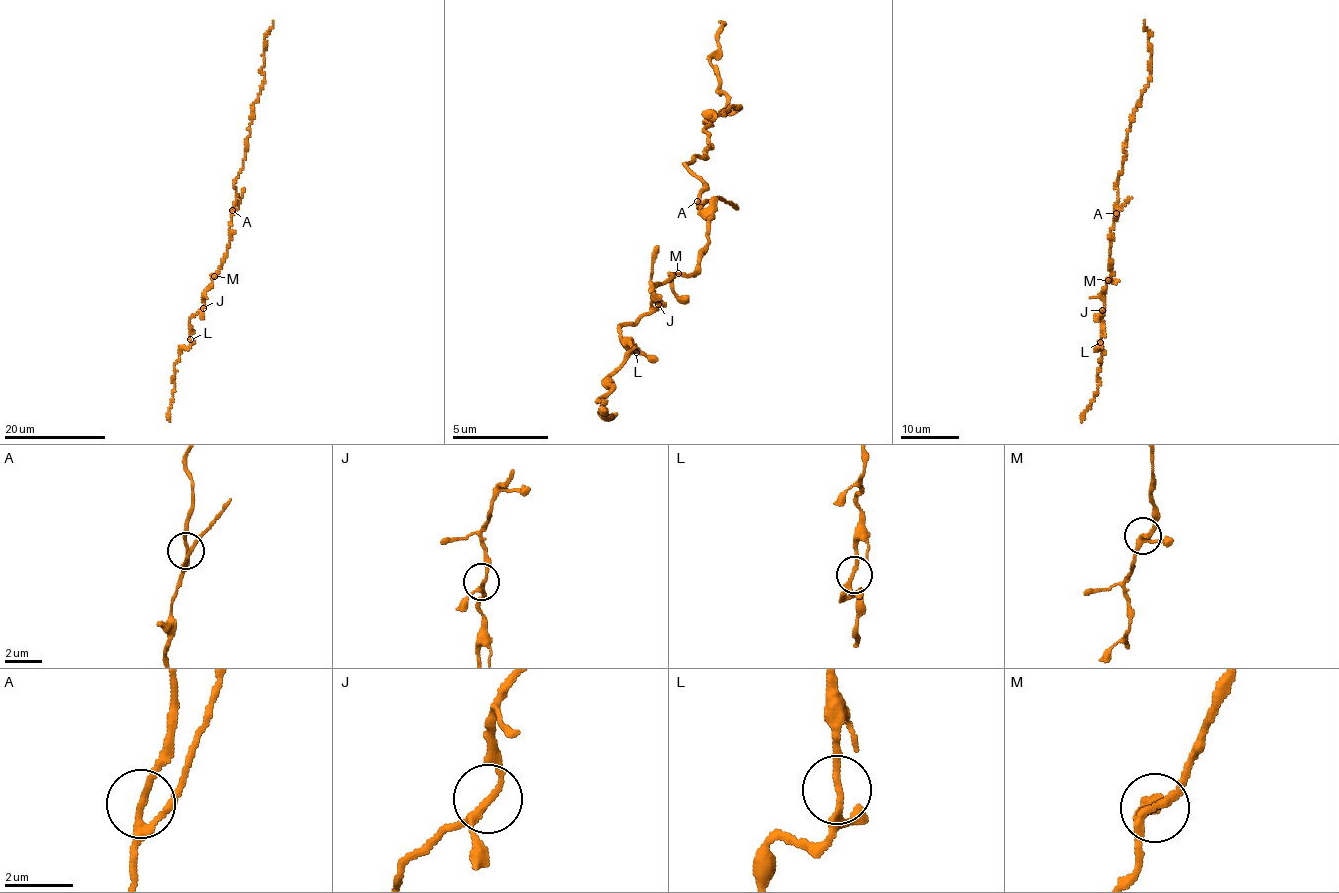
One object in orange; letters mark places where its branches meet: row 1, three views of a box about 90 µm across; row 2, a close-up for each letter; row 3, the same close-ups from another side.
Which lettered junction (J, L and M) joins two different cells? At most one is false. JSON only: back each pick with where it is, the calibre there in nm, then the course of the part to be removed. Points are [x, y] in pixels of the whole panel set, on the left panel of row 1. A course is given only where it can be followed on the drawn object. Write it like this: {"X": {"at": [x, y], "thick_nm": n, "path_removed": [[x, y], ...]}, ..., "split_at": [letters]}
{"split_at": []}

